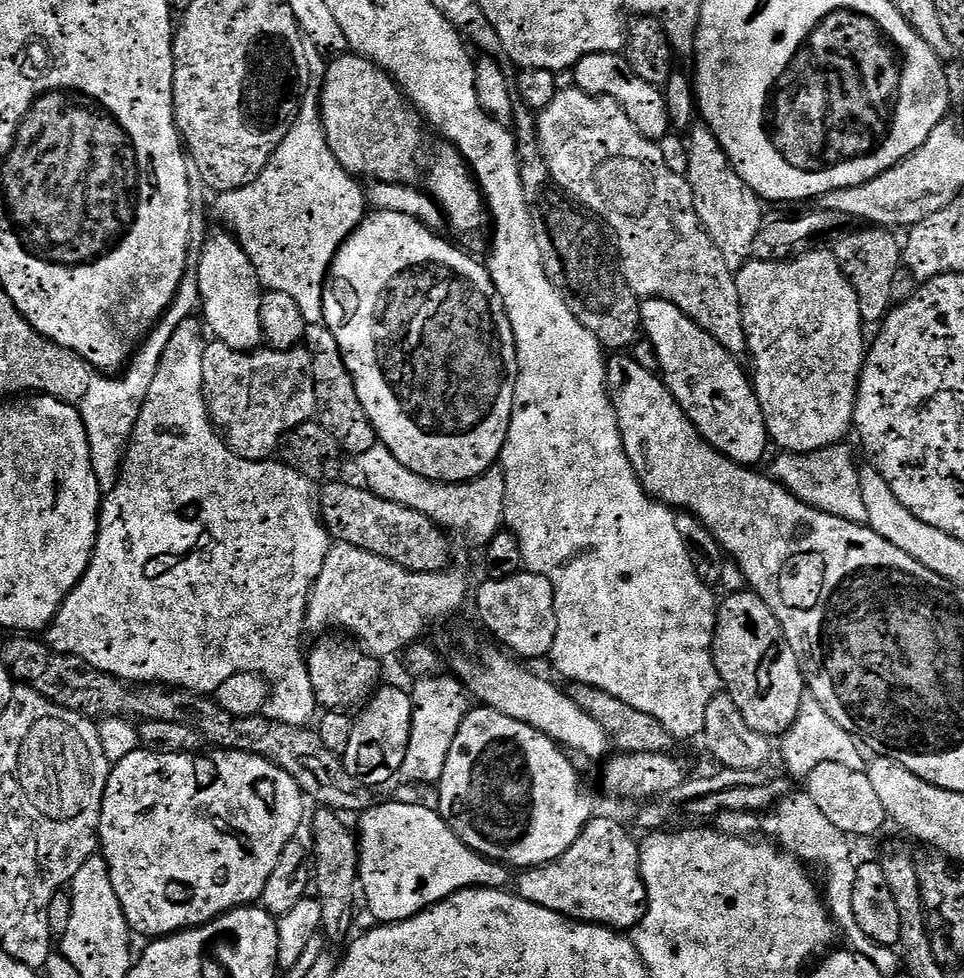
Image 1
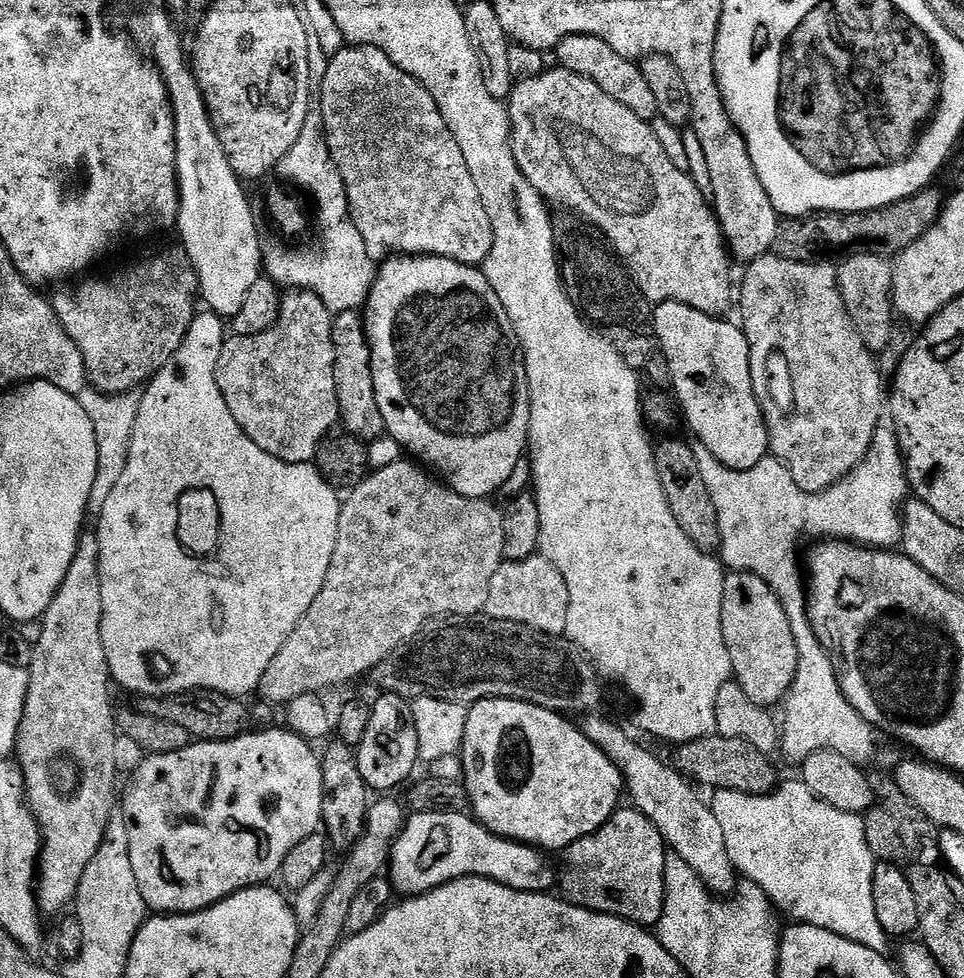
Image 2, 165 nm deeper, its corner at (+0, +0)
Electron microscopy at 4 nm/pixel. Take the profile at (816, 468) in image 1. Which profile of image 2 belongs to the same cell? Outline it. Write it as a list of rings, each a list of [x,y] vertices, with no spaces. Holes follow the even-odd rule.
[[[881,426],[876,429],[876,436],[872,440],[870,450],[864,456],[864,460],[850,474],[846,474],[834,486],[830,486],[825,492],[807,492],[802,490],[802,486],[798,486],[798,482],[794,482],[794,478],[790,474],[790,470],[780,460],[775,458],[765,458],[762,462],[758,462],[758,466],[754,466],[750,470],[734,470],[730,466],[726,466],[718,458],[714,458],[714,454],[710,454],[710,450],[706,450],[706,446],[701,440],[693,439],[691,447],[694,456],[697,458],[698,468],[702,472],[702,478],[706,482],[706,489],[713,498],[714,507],[717,510],[718,528],[721,530],[721,544],[718,551],[719,559],[722,561],[725,569],[739,570],[749,572],[758,578],[762,578],[762,582],[766,582],[766,586],[770,586],[770,590],[774,590],[774,594],[778,598],[778,602],[782,606],[782,610],[786,610],[786,618],[790,622],[790,630],[794,634],[794,646],[798,646],[798,670],[796,677],[792,683],[792,689],[788,691],[786,699],[783,701],[784,720],[782,716],[782,735],[780,737],[779,751],[784,752],[784,756],[790,763],[796,766],[803,765],[806,758],[810,758],[810,754],[815,752],[833,752],[834,754],[842,754],[842,758],[850,758],[850,762],[861,766],[868,766],[868,763],[876,756],[876,736],[877,729],[866,722],[866,718],[862,718],[862,714],[858,714],[858,710],[854,710],[854,706],[850,706],[850,702],[846,698],[846,694],[840,689],[840,679],[836,677],[836,668],[832,664],[832,657],[828,651],[822,646],[822,642],[814,634],[812,623],[808,617],[808,593],[806,591],[806,576],[802,571],[802,552],[800,556],[800,543],[804,539],[819,541],[821,538],[831,538],[832,540],[846,540],[854,544],[859,544],[866,548],[879,548],[881,550],[892,550],[897,547],[904,539],[904,518],[902,515],[902,505],[909,499],[910,489],[908,486],[908,472],[904,468],[904,455],[900,449],[900,443],[896,437],[895,431],[891,427]]]

